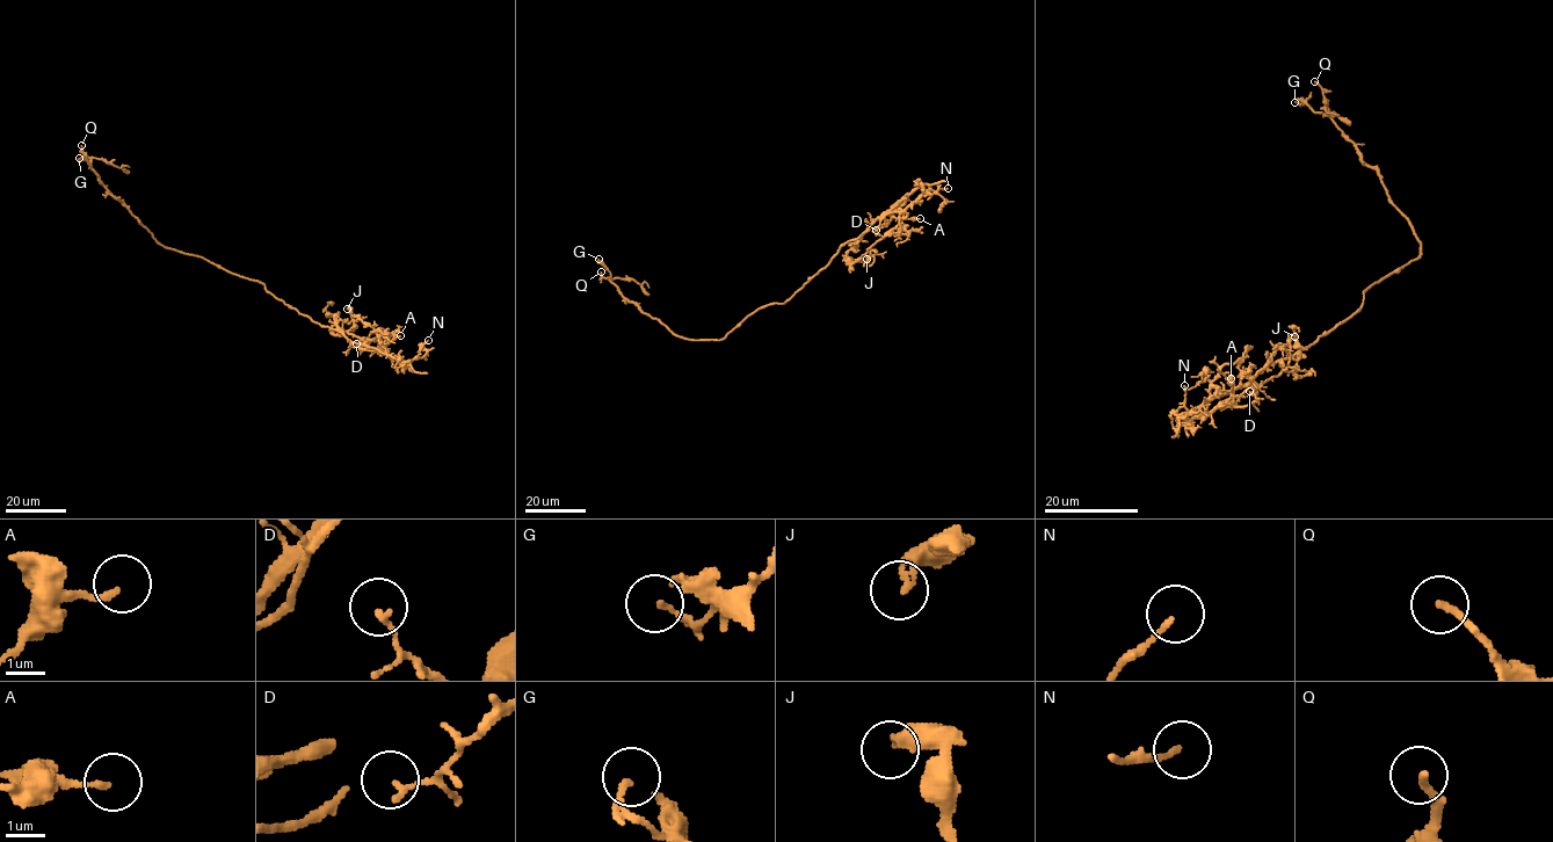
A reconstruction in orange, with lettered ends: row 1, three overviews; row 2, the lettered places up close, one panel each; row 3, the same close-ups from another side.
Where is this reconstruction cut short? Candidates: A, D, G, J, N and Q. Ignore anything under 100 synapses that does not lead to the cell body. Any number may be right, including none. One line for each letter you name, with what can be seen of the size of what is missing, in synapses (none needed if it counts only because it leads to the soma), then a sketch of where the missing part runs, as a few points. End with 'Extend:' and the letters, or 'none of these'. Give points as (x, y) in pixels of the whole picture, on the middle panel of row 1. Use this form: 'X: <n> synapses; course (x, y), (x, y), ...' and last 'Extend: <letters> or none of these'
Extend: none of these

